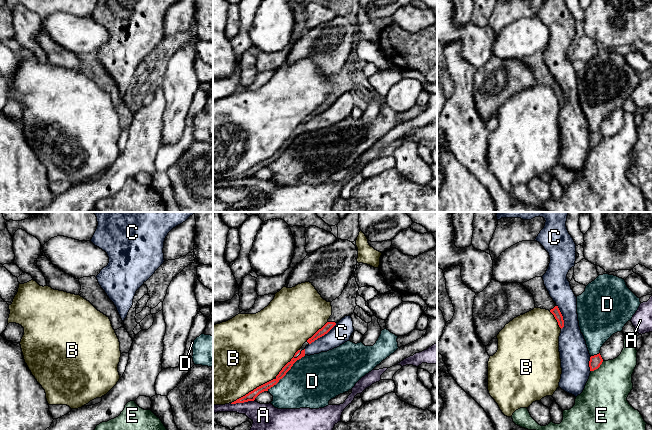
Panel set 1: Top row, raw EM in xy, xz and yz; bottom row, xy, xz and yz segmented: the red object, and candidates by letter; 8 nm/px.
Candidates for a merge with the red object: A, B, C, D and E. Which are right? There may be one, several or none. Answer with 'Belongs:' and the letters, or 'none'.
Belongs: B

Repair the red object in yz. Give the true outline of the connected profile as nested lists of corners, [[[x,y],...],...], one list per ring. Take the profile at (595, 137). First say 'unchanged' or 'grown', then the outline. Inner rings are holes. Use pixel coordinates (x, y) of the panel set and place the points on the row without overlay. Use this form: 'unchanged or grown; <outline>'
unchanged; [[[599,130],[591,132],[590,133],[590,137],[589,137],[589,143],[590,143],[590,147],[594,147],[596,145],[598,145],[600,143],[600,141],[602,140],[603,135]]]

